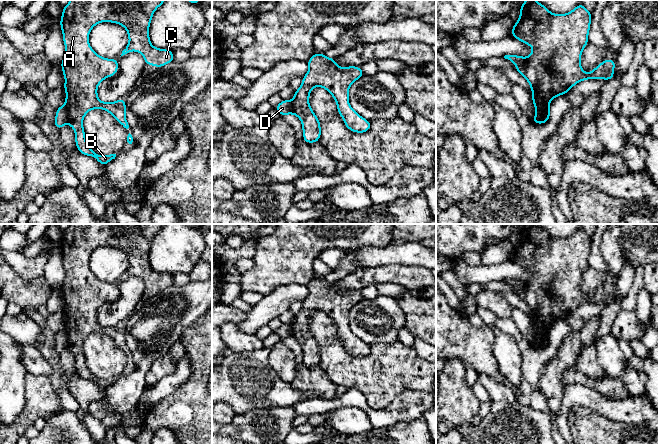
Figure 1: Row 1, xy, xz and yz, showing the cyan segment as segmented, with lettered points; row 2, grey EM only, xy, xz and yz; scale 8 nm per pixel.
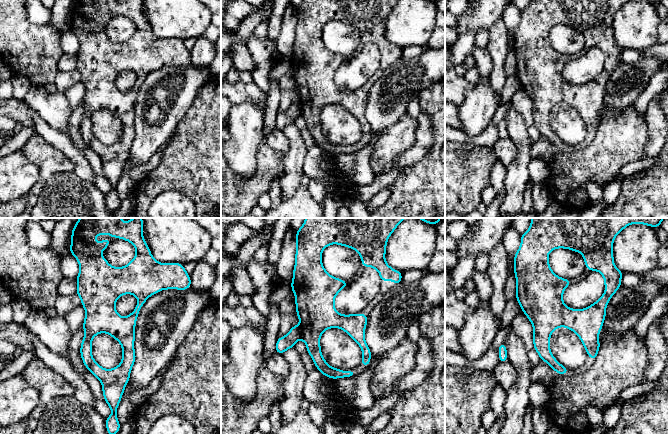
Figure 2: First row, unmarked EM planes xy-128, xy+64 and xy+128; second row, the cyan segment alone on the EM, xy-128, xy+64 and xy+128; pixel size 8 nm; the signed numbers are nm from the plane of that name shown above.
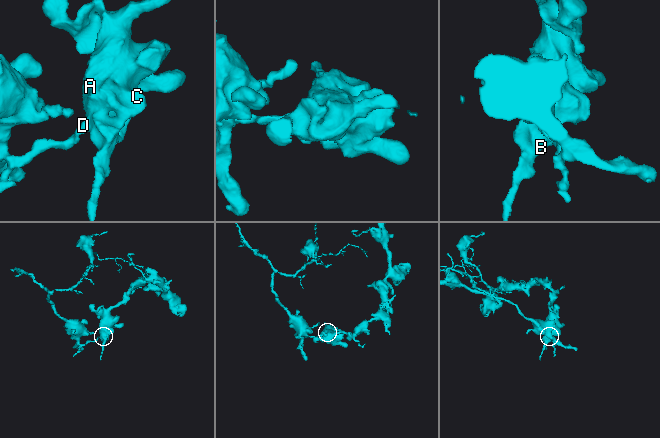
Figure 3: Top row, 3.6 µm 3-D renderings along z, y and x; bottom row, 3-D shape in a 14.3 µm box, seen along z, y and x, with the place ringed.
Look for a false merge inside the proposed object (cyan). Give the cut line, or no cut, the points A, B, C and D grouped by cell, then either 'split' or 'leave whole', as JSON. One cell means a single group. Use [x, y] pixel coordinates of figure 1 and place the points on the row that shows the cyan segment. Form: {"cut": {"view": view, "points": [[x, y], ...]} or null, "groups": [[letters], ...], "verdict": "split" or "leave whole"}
{"cut": {"view": "xy", "points": [[64, 105], [67, 111], [67, 122]]}, "groups": [["A", "B", "C"], ["D"]], "verdict": "split"}

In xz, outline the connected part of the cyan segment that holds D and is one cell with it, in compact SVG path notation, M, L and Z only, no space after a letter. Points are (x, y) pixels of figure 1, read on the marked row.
M282 100L276 107L274 107L281 116L291 114L292 102L290 100Z

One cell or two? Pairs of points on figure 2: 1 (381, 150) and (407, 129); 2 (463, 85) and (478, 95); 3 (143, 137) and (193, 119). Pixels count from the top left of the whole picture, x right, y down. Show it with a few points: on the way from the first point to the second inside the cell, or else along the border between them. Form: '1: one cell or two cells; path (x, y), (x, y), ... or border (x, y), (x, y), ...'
1: one cell; path (387, 147), (401, 134)
2: two cells; border (472, 84), (466, 90), (465, 98), (458, 106)
3: two cells; border (191, 105), (176, 127)

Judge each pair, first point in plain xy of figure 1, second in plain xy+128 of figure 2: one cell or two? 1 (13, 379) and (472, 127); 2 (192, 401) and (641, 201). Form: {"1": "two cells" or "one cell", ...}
{"1": "one cell", "2": "one cell"}

